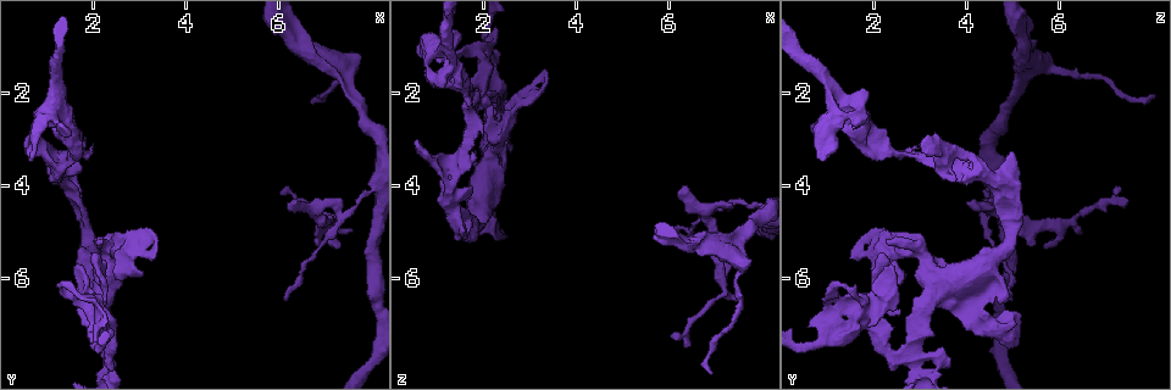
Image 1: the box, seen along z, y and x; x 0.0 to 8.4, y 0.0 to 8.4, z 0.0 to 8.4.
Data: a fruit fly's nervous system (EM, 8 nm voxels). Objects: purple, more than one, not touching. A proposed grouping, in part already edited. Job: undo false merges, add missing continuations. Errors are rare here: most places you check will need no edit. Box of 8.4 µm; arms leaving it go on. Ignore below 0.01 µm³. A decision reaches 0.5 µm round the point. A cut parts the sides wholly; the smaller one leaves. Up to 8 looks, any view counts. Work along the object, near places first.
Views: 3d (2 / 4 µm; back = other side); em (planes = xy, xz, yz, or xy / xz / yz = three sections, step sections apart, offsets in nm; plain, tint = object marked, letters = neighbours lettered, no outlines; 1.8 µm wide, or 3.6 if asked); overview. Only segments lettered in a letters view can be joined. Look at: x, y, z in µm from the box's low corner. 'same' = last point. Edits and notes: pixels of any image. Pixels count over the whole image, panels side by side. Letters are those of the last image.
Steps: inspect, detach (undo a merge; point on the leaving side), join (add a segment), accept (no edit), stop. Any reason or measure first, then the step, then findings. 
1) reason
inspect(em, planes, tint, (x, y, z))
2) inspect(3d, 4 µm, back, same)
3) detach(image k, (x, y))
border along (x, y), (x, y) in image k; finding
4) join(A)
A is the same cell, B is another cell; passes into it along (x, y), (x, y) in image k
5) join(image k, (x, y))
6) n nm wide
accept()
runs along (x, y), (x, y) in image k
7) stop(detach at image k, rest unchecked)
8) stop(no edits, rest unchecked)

sudden change in width
inspect(3d, 2 µm, (1.30, 3.75, 4.20))

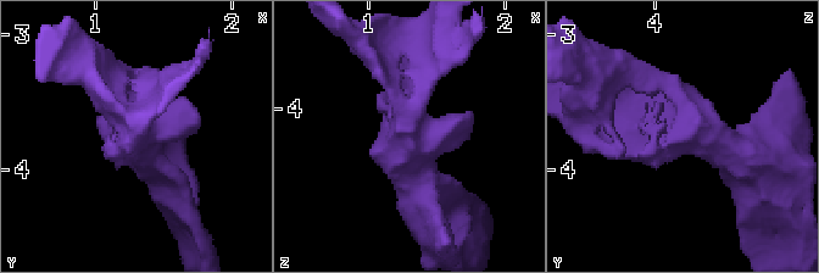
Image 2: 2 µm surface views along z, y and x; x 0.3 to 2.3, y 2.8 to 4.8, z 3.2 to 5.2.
4 arms
inspect(em, planes, letters, (1.26, 3.72, 4.24))

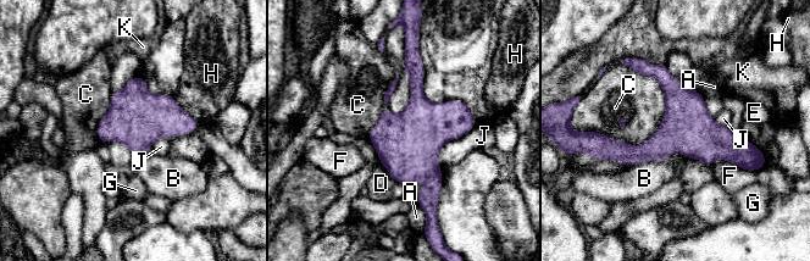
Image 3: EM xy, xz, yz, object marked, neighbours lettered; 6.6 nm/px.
accept()
A, B, C, D, E, F, G, H, J and K are other cells; runs along (604, 137), (620, 151), (748, 149) in image 3; one neuron here

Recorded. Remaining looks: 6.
inspect(em, planes, letters, (2.50, 5.30, 2.70))

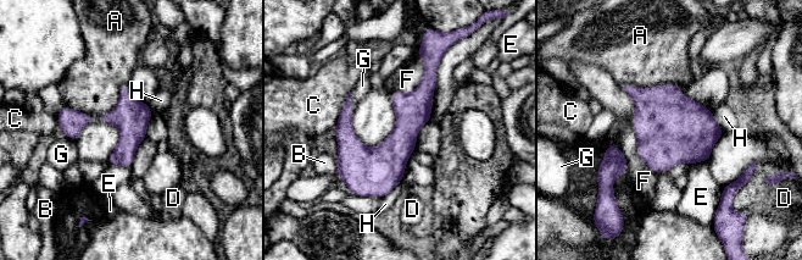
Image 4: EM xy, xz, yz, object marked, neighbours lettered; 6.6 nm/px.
accept()
A, B, C, D, E, F, G and H are other cells; runs along (433, 66), (402, 140), (362, 193) in image 4; one neuron here

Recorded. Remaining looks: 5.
stop(no edits, rest unchecked)

